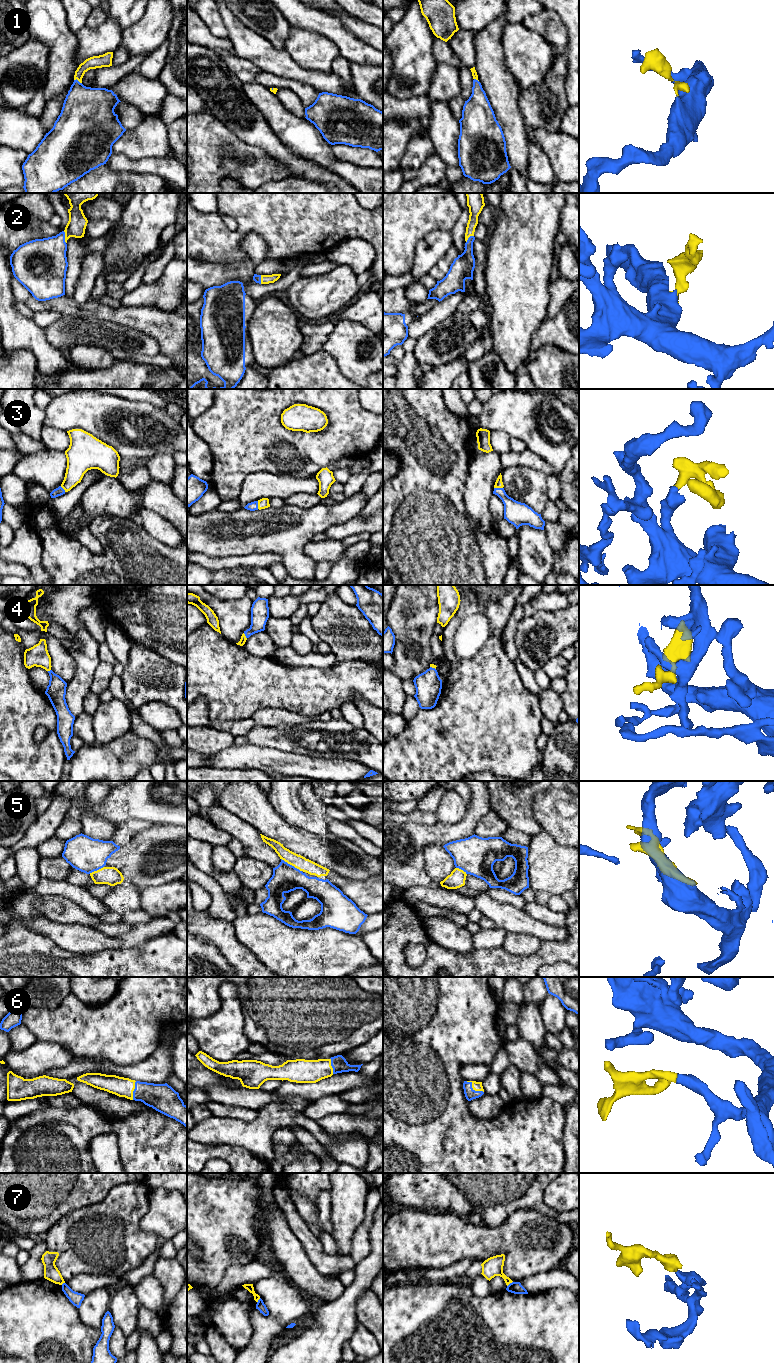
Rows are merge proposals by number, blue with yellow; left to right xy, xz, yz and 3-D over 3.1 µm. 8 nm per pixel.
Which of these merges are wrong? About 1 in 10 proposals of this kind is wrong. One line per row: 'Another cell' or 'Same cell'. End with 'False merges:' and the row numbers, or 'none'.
1: Same cell
2: Same cell
3: Same cell
4: Same cell
5: Same cell
6: Same cell
7: Another cell
False merges: 7

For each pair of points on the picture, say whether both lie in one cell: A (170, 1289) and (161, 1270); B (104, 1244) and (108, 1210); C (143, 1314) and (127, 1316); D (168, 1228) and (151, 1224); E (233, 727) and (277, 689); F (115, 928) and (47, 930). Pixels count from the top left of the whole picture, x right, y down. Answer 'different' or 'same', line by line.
A: same
B: same
C: different
D: same
E: different
F: different

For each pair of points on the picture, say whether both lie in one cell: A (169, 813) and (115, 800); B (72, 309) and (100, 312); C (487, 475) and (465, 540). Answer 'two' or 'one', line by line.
A: one
B: one
C: two

